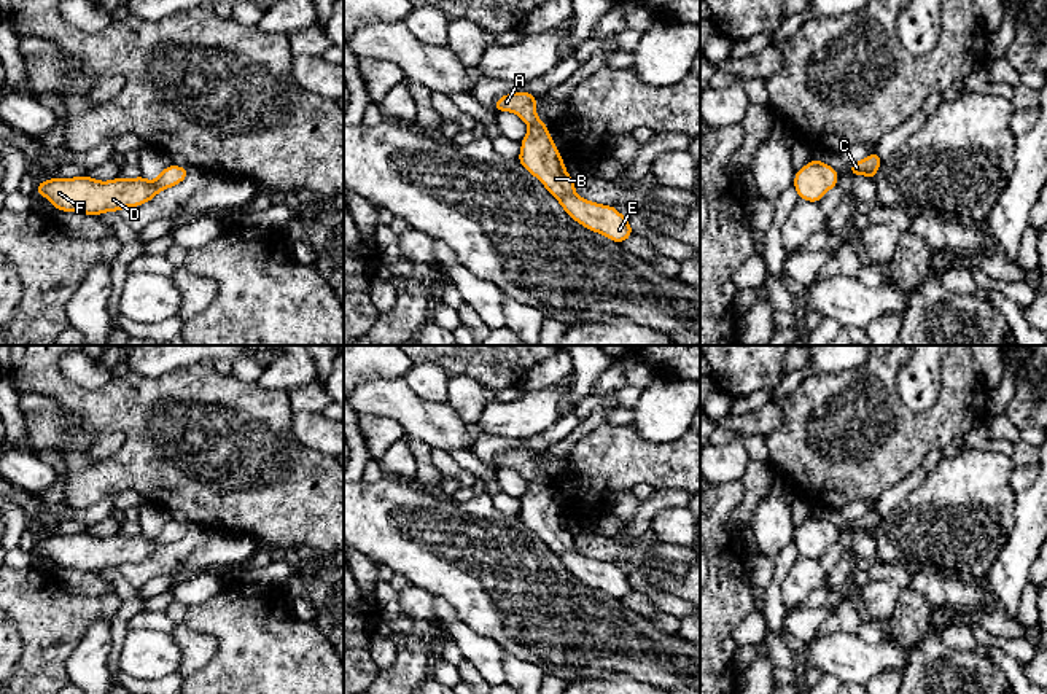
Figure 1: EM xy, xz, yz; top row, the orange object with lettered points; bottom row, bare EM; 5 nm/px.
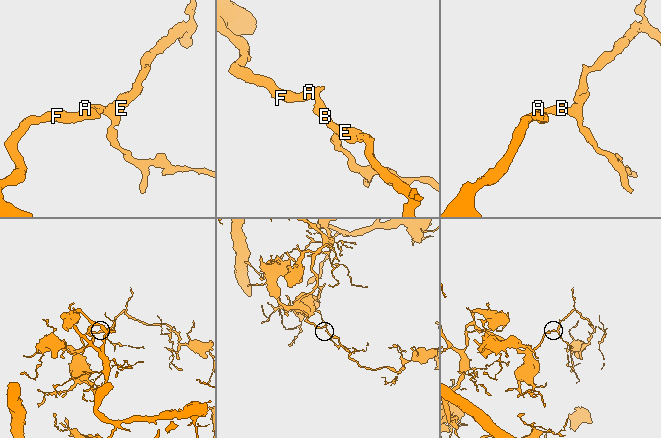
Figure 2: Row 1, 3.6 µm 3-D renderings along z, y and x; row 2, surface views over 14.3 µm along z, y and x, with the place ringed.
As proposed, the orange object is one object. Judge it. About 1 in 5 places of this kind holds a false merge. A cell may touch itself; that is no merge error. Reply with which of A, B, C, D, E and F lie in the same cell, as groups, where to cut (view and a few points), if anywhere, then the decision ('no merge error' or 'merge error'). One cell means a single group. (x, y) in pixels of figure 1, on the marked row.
A B C D E F | no cut | no merge error

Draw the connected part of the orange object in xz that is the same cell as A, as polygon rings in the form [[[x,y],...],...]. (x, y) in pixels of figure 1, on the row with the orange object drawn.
[[[512,92],[495,102],[496,111],[514,111],[528,127],[520,142],[520,164],[535,175],[562,204],[563,210],[584,228],[622,244],[633,231],[629,220],[613,205],[600,205],[574,193],[574,180],[566,174],[560,151],[547,132],[546,121],[536,118],[535,100],[530,92]]]

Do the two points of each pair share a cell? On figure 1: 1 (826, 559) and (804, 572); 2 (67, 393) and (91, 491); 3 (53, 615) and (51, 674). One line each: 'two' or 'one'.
1: two
2: one
3: one

